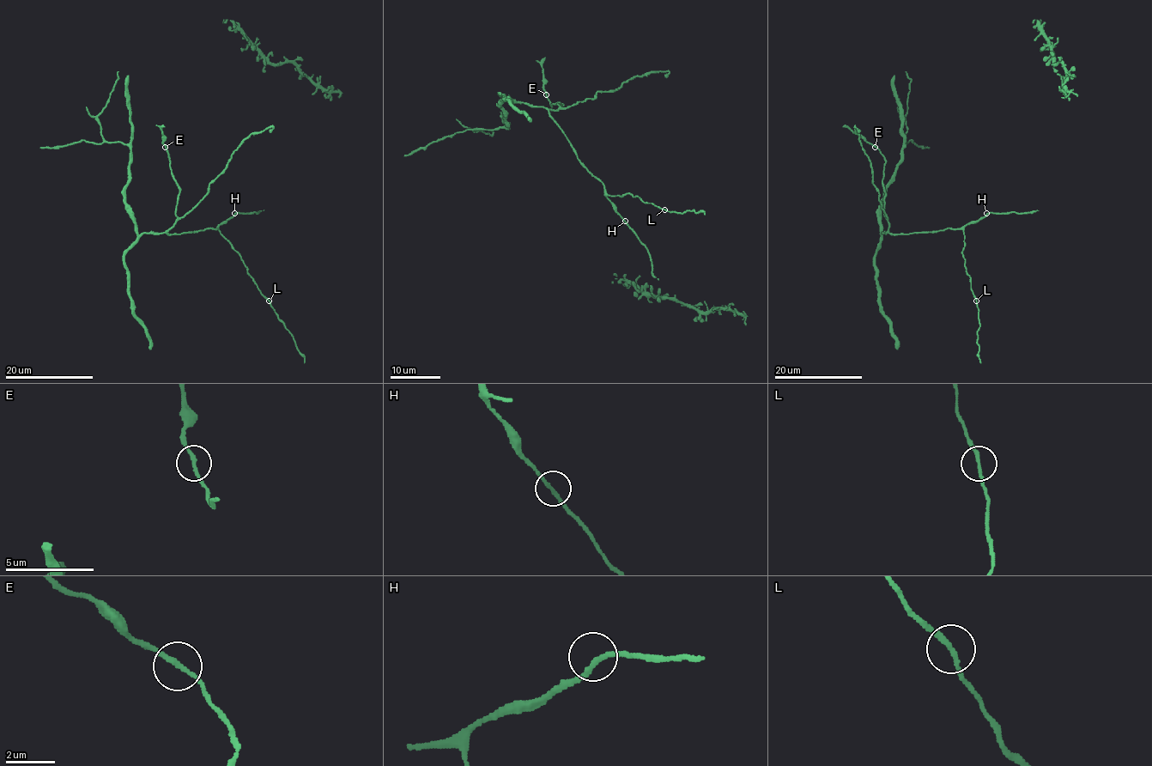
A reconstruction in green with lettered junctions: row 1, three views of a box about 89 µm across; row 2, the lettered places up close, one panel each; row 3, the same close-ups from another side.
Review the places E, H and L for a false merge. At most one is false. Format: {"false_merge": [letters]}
{"false_merge": []}

